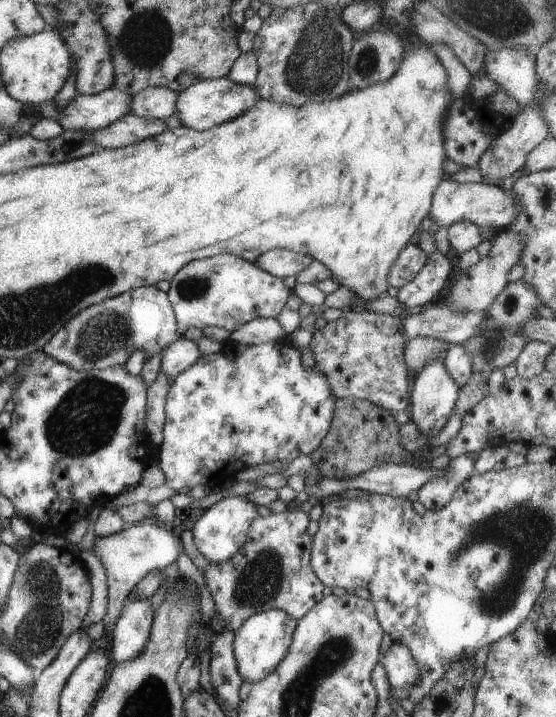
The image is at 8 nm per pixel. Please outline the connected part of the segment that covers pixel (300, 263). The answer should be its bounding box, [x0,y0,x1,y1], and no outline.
[254,248,313,279]

